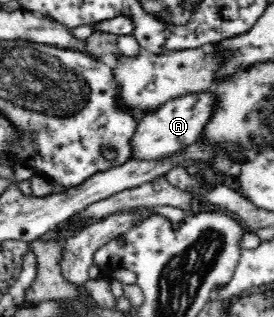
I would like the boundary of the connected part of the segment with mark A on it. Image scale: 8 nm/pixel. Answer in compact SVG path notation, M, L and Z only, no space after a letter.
M214 92L186 96L166 103L159 111L138 118L135 131L129 140L129 160L158 162L190 148L201 136L202 129L213 109Z

